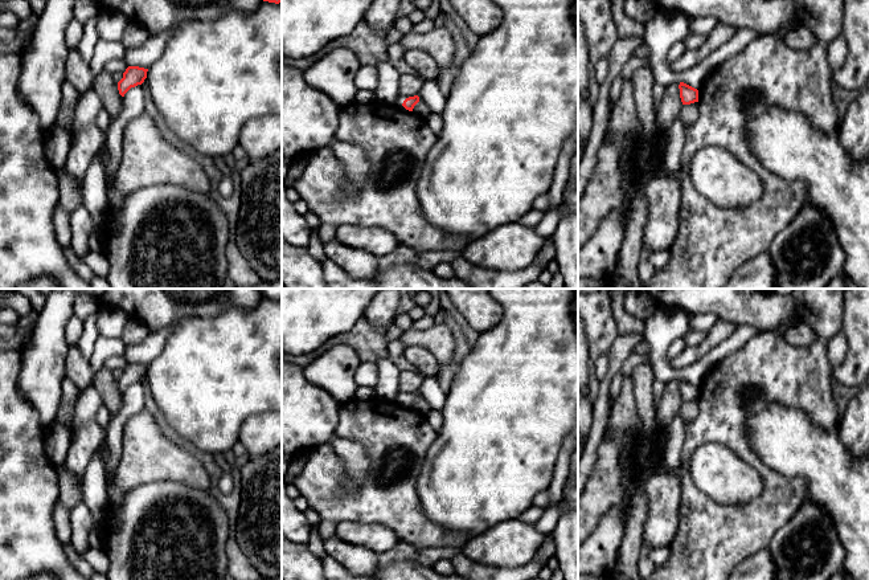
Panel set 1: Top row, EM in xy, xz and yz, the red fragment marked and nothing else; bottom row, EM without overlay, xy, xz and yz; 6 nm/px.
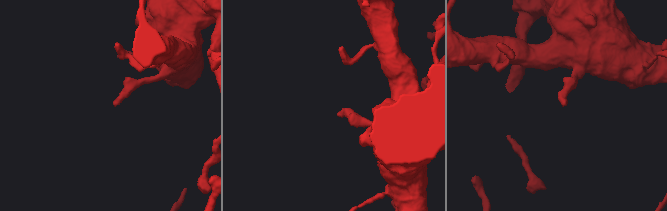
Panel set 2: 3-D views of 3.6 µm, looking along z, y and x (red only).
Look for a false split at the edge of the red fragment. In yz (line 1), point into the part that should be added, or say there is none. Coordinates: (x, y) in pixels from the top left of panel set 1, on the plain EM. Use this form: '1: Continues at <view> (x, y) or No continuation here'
1: No continuation here

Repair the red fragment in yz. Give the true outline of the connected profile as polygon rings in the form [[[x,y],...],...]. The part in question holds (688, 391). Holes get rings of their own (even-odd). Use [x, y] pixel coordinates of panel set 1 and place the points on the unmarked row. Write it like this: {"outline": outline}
{"outline": [[[680,379],[679,385],[680,385],[680,395],[681,395],[683,401],[690,401],[690,400],[698,399],[697,385],[684,379]]]}

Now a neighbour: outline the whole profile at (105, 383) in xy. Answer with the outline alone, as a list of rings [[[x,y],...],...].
[[[103,365],[94,376],[93,385],[99,392],[110,416],[115,416],[122,408],[123,393],[119,391],[118,380],[114,377],[112,371]]]

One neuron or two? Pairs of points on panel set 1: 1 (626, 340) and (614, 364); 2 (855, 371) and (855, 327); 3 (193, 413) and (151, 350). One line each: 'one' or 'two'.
1: one
2: one
3: two

